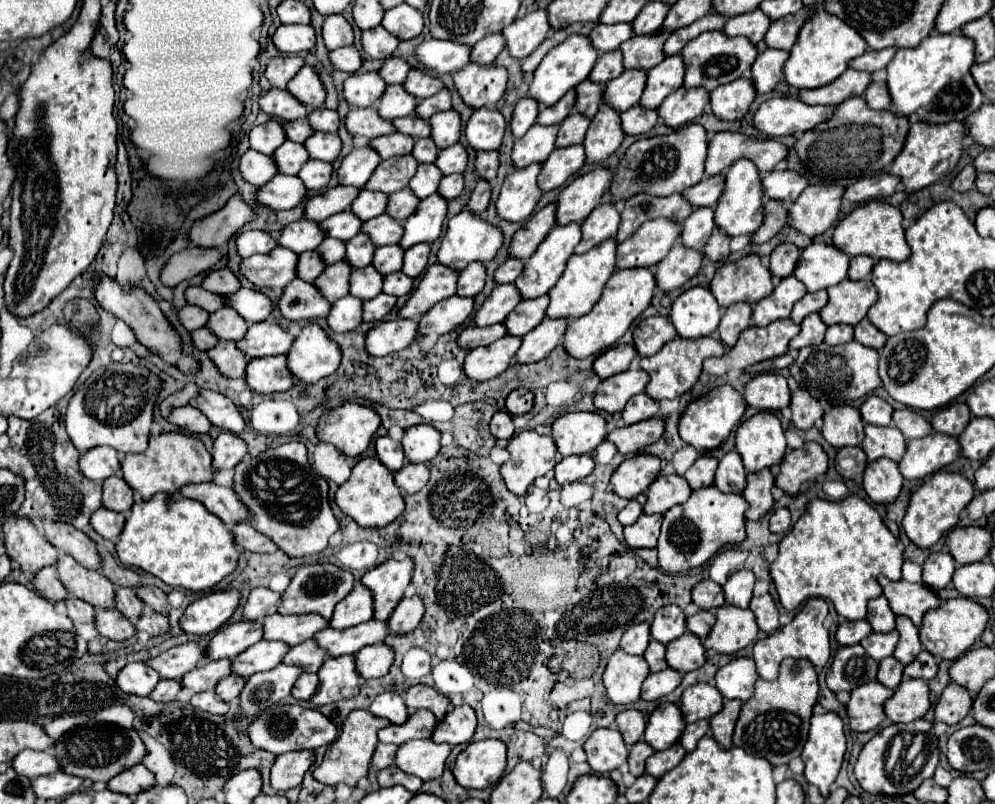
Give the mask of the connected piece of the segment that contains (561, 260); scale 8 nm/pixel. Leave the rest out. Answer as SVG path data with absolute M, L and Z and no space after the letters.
M567 224L567 226L553 226L553 230L547 234L547 238L539 244L539 248L535 250L535 254L525 262L523 266L523 272L519 274L519 278L515 280L515 286L517 290L521 292L521 298L527 300L527 298L537 298L537 296L543 296L547 294L555 282L561 278L563 270L565 270L565 264L569 260L569 256L573 254L575 246L579 244L581 240L581 228L579 224Z

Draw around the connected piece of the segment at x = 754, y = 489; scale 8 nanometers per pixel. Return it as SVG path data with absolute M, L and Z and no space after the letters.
M769 468L747 476L747 488L743 492L745 500L749 502L749 510L745 512L747 520L759 520L773 508L775 504L771 496L773 484L775 484L775 476L771 474Z

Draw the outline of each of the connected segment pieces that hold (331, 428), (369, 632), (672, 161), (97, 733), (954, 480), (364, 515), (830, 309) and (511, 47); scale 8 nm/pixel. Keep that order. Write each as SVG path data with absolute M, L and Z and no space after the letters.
M347 402L323 416L317 436L321 442L335 444L345 456L361 456L381 426L373 408Z
M369 620L367 624L359 624L359 626L347 628L347 630L333 630L327 626L325 630L319 630L313 636L313 640L329 656L343 656L343 654L355 654L363 646L381 644L387 634L389 632L387 632L385 622Z
M687 124L683 128L673 130L667 136L641 138L633 142L619 166L613 172L613 184L609 186L611 202L629 200L635 194L651 194L651 196L671 196L675 192L683 192L685 188L695 186L705 176L705 156L707 156L707 132L701 124Z
M91 722L87 726L79 726L67 732L65 736L61 736L61 740L55 744L55 756L59 758L61 770L73 776L89 778L93 782L109 782L119 772L137 766L143 760L145 752L147 750L143 746L143 740L139 738L135 728L127 730L103 722Z
M935 472L921 484L919 490L911 494L911 502L907 506L905 518L903 518L903 530L909 536L909 540L919 548L931 548L943 534L953 530L959 522L961 510L973 500L973 484L955 472Z
M361 458L351 470L351 478L337 490L337 506L351 516L359 526L387 526L403 514L403 494L393 480L393 472L387 470L377 458Z
M849 278L827 288L829 302L819 312L827 326L833 324L859 324L867 310L877 302L877 288L871 280L851 282Z
M535 10L525 18L515 20L511 26L503 30L509 54L517 60L527 58L545 40L549 30L551 26L545 10Z

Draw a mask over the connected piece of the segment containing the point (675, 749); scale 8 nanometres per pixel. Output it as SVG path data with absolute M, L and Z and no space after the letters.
M673 744L671 748L661 750L661 752L655 752L653 756L649 756L645 770L647 770L649 774L651 774L651 772L669 772L669 770L673 770L673 768L683 760L685 754L687 754L687 752L683 750L681 744Z

